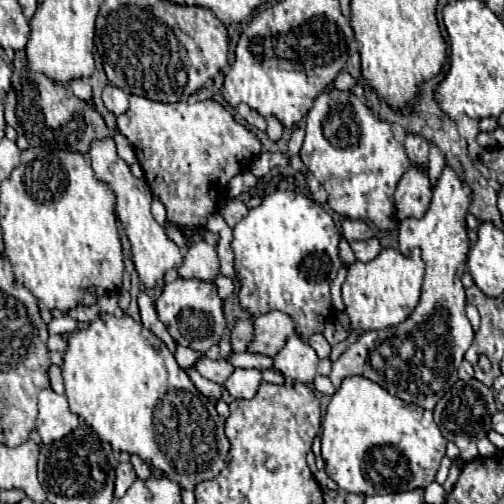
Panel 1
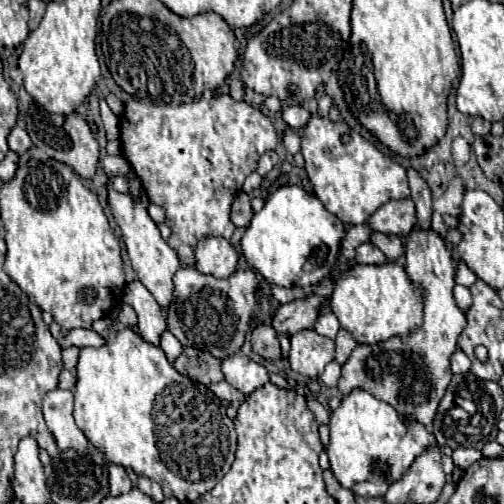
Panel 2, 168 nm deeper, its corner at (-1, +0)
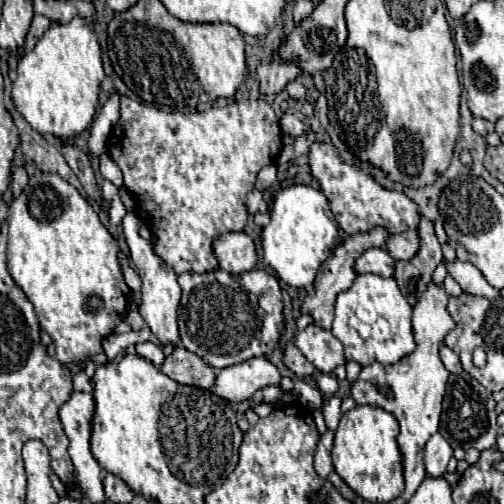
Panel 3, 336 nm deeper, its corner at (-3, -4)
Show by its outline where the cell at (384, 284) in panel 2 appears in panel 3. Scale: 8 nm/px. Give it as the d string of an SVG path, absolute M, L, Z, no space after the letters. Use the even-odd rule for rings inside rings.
M358 274L354 284L336 298L332 334L344 344L346 360L356 360L362 366L372 364L374 360L380 364L394 364L402 356L410 354L416 346L410 318L412 306L402 296L394 278L382 278L378 274ZM354 318L362 320L366 332L350 324L350 320Z

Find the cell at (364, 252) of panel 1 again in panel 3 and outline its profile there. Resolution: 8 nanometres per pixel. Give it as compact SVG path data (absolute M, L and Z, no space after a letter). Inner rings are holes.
M370 248L366 250L354 264L358 274L378 274L378 276L392 276L394 274L394 260L390 258L390 254L382 248Z

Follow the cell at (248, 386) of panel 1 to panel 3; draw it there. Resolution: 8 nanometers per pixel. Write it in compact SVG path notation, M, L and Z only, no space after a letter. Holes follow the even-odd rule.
M250 358L246 362L222 368L216 372L214 390L230 402L244 402L256 390L280 384L280 372L266 358Z

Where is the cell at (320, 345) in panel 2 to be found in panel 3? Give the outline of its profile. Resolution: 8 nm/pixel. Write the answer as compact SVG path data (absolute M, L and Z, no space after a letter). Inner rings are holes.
M314 324L306 326L306 330L298 332L294 344L302 352L302 356L316 366L316 370L330 374L336 366L346 362L342 342L328 330L322 330Z

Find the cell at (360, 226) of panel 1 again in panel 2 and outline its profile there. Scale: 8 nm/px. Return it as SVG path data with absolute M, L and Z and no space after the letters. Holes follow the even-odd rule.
M372 234L372 240L370 240L374 246L378 246L390 262L398 260L402 254L404 254L404 242L400 236L390 236L390 234Z

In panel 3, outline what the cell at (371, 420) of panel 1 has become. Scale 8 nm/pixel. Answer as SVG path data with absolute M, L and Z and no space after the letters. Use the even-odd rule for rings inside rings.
M356 406L342 414L332 460L338 476L366 502L392 502L404 490L402 452L396 442L398 420L378 406Z

